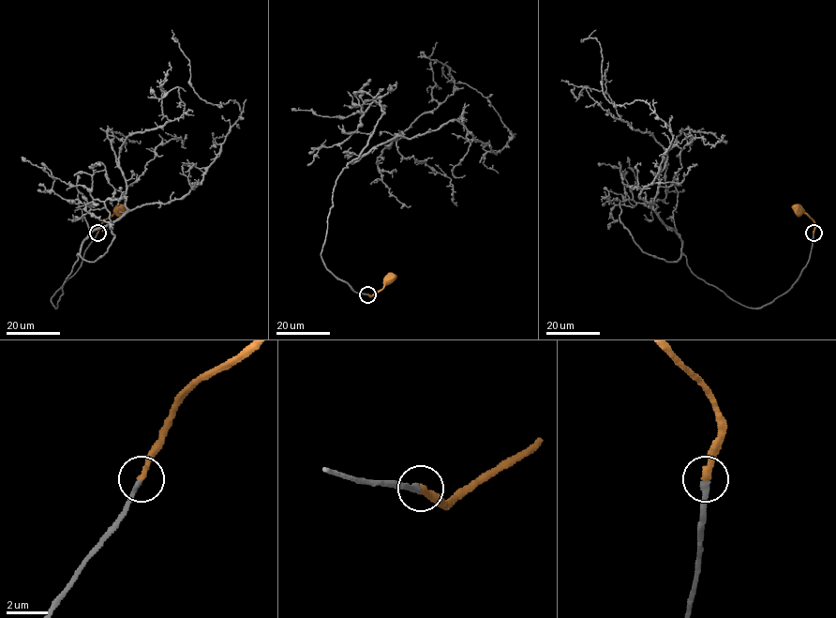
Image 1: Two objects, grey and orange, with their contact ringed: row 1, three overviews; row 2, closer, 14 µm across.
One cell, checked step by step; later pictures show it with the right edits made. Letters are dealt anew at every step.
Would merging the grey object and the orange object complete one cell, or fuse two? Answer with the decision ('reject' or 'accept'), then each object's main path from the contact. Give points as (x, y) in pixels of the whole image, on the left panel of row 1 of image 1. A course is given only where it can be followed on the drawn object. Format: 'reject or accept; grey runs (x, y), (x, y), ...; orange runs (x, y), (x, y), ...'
accept; grey runs (97, 233), (55, 308), (82, 242), (137, 207), (182, 199), (241, 112), (196, 93), (177, 39); orange runs (97, 233), (102, 223), (119, 209)

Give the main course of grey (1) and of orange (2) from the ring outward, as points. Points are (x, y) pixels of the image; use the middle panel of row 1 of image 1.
1: (367, 293), (321, 258), (346, 165), (455, 120), (495, 153), (511, 134), (483, 95), (449, 81), (447, 62)
2: (367, 293), (372, 296), (389, 278)

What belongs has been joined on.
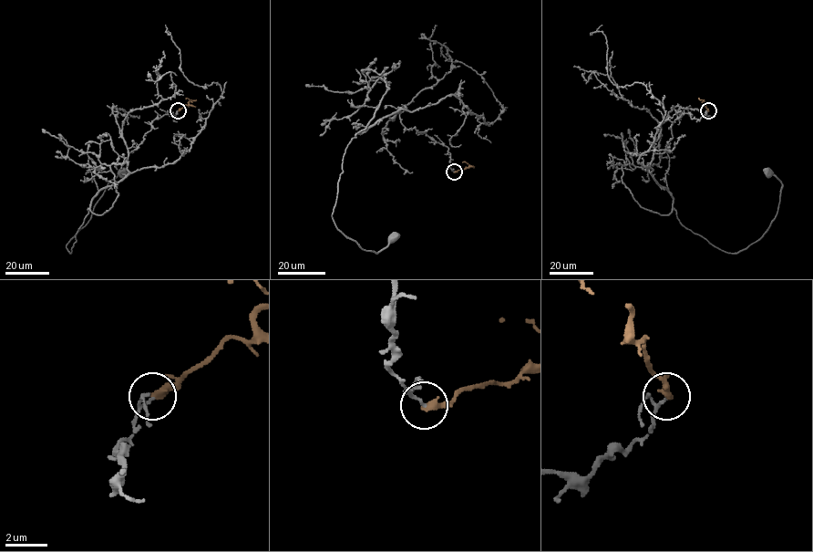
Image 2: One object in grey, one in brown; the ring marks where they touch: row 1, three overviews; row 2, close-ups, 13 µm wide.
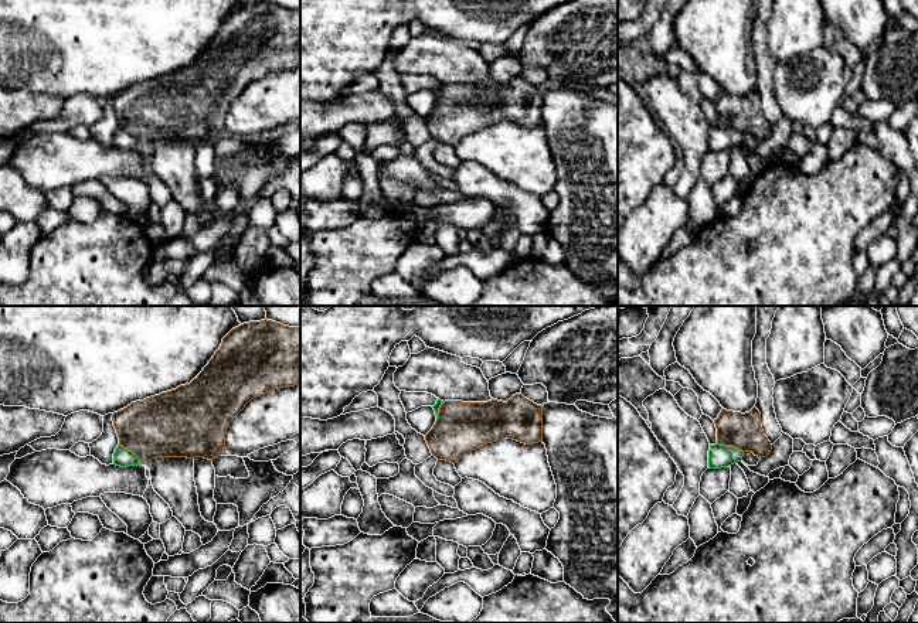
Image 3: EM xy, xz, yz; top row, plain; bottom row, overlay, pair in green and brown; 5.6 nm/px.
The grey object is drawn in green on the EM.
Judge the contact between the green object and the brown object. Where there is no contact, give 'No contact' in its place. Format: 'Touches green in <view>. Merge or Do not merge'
Touches green in yz. Do not merge

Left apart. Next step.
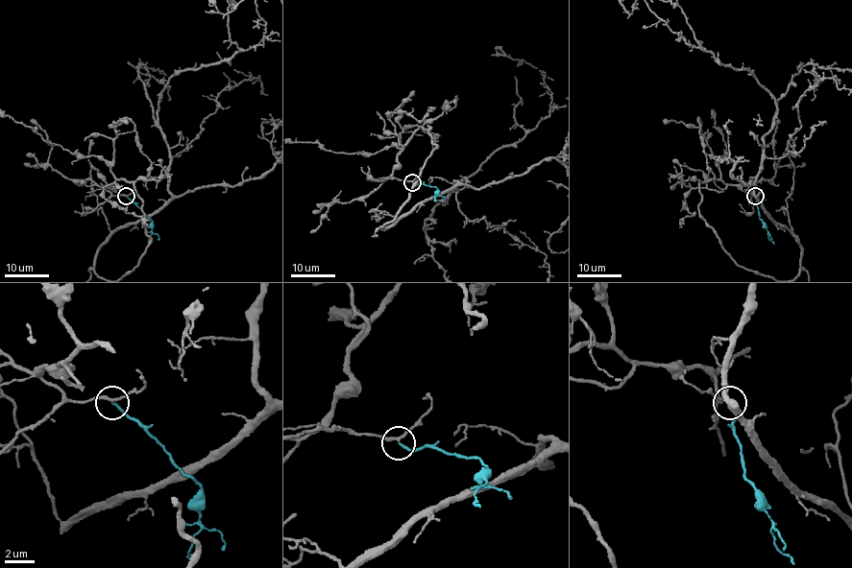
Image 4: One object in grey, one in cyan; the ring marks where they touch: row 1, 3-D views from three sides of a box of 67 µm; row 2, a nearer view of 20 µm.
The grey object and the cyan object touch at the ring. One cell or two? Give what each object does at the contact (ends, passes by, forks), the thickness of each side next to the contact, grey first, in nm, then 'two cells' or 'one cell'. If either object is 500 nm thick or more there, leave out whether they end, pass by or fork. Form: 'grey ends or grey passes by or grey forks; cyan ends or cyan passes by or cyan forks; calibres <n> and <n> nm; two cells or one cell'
grey passes by; cyan ends; calibres 190 and 150 nm; one cell

